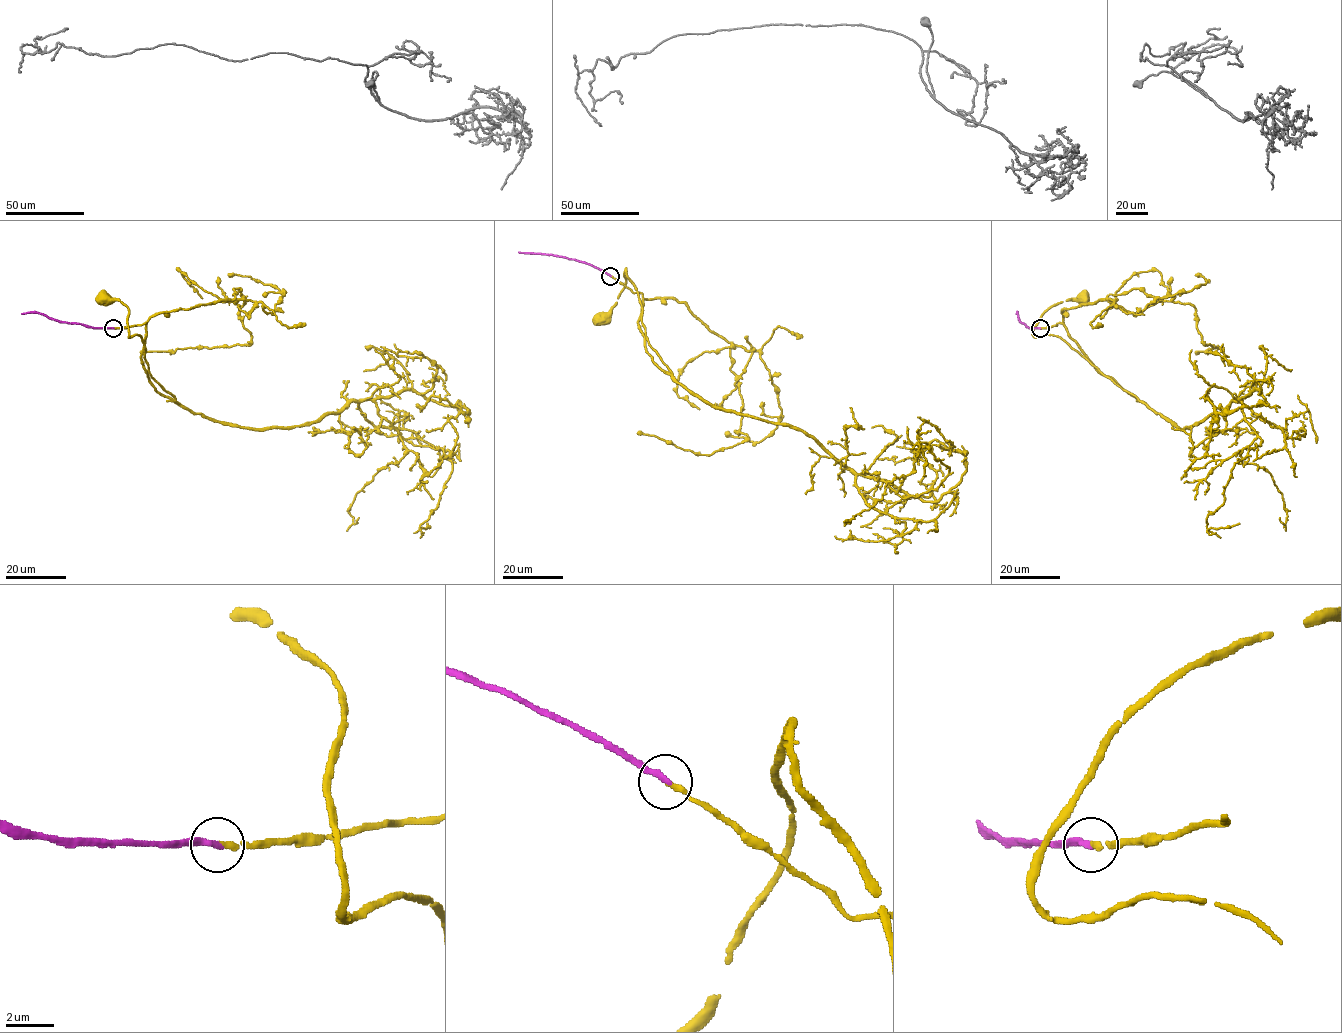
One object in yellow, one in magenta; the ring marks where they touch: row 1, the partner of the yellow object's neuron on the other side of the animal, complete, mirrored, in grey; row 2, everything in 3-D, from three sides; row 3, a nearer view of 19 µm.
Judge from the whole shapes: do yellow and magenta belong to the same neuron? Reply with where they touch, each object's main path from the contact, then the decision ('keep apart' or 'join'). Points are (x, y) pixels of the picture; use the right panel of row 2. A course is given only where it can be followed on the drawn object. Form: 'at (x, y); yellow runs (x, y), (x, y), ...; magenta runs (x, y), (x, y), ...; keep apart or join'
at (1040, 328); yellow runs (1039, 328), (1061, 323), (1091, 363), (1138, 399), (1060, 337), (1033, 335), (1039, 318), (1050, 308), (1081, 300); magenta runs (1039, 328), (1030, 328), (1016, 314); join

